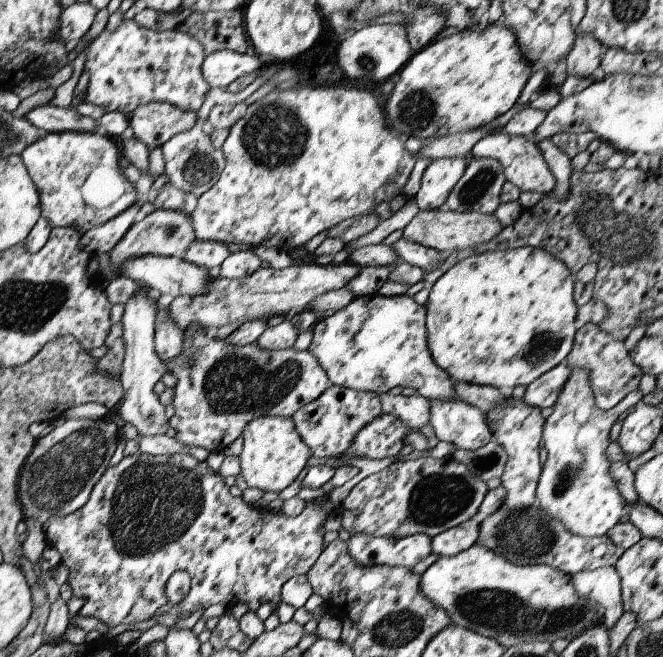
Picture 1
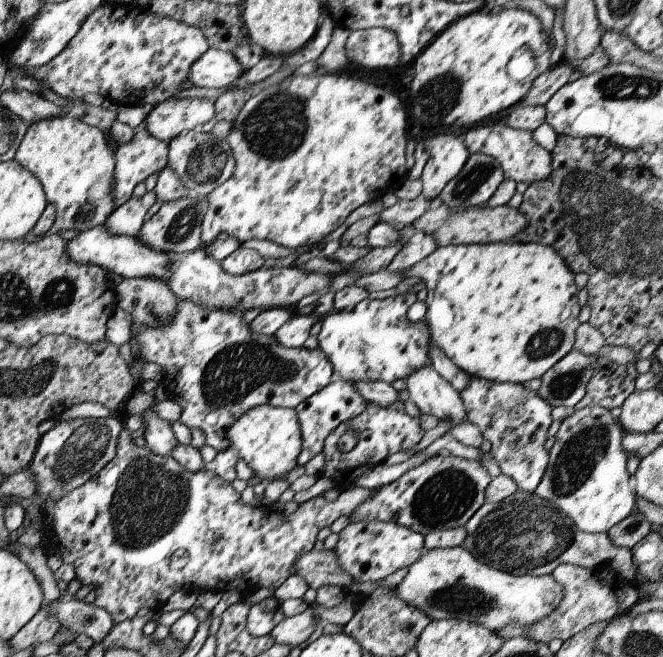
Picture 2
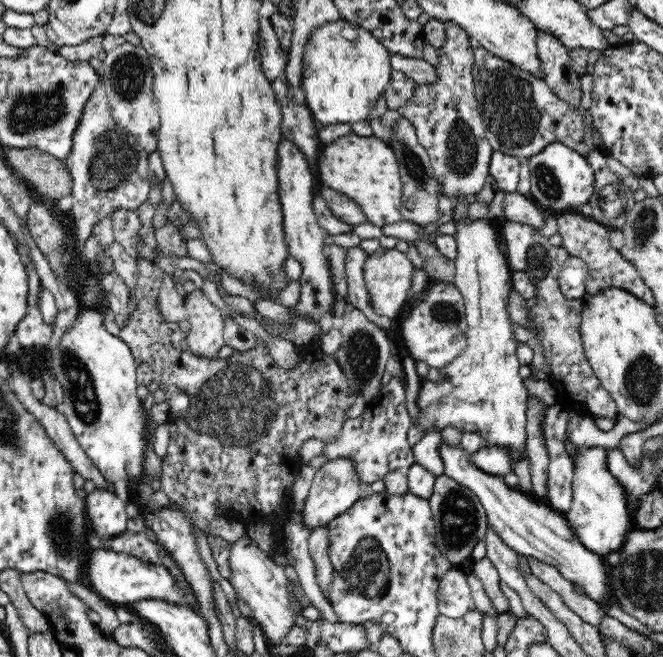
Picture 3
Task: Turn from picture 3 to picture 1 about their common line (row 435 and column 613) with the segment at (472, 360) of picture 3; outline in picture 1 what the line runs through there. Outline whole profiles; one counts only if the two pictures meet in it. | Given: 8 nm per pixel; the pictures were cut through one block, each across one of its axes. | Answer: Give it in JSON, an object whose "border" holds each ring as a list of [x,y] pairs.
{"border":[[[570,368],[568,382],[558,395],[553,412],[544,420],[542,439],[547,451],[546,462],[535,490],[535,506],[559,520],[566,530],[579,537],[606,535],[626,513],[625,502],[610,476],[609,458],[605,450],[610,443],[610,431],[624,410],[641,401],[639,388],[628,392],[613,408],[601,411],[593,399],[588,373]]]}

